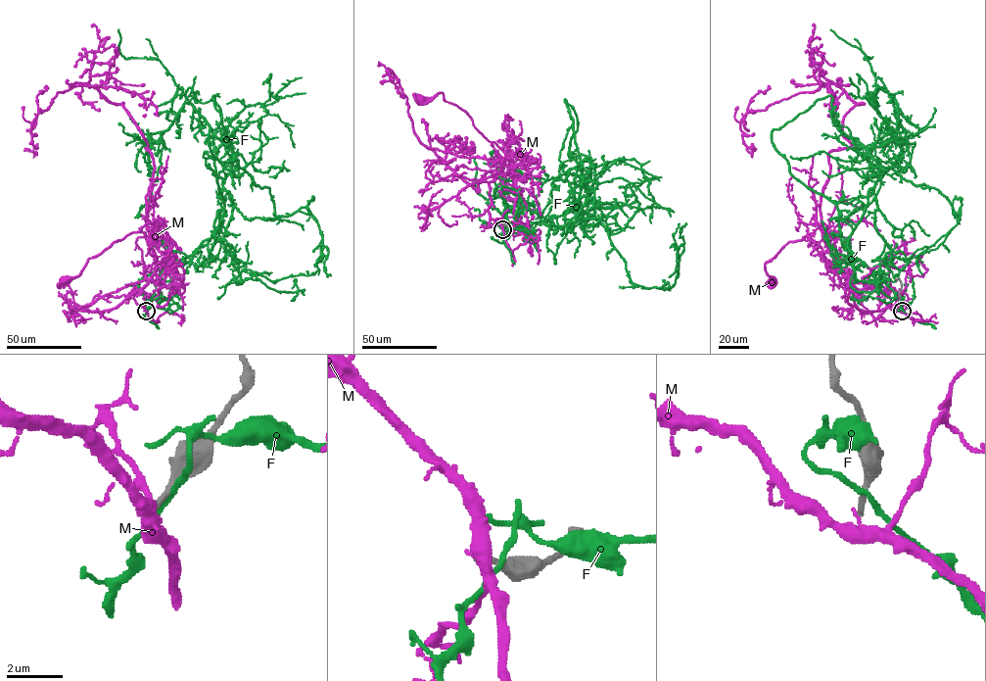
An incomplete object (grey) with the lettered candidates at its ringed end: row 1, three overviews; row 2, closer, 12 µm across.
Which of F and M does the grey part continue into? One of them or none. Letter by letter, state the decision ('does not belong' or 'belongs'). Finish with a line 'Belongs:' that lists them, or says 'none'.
F: does not belong
M: does not belong
Belongs: none

